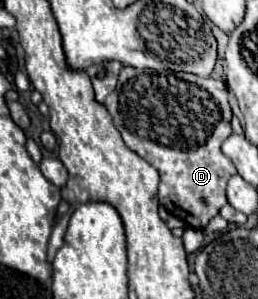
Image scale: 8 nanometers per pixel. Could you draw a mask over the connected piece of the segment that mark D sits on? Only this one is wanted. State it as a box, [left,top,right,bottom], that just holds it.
[105,67,235,229]

